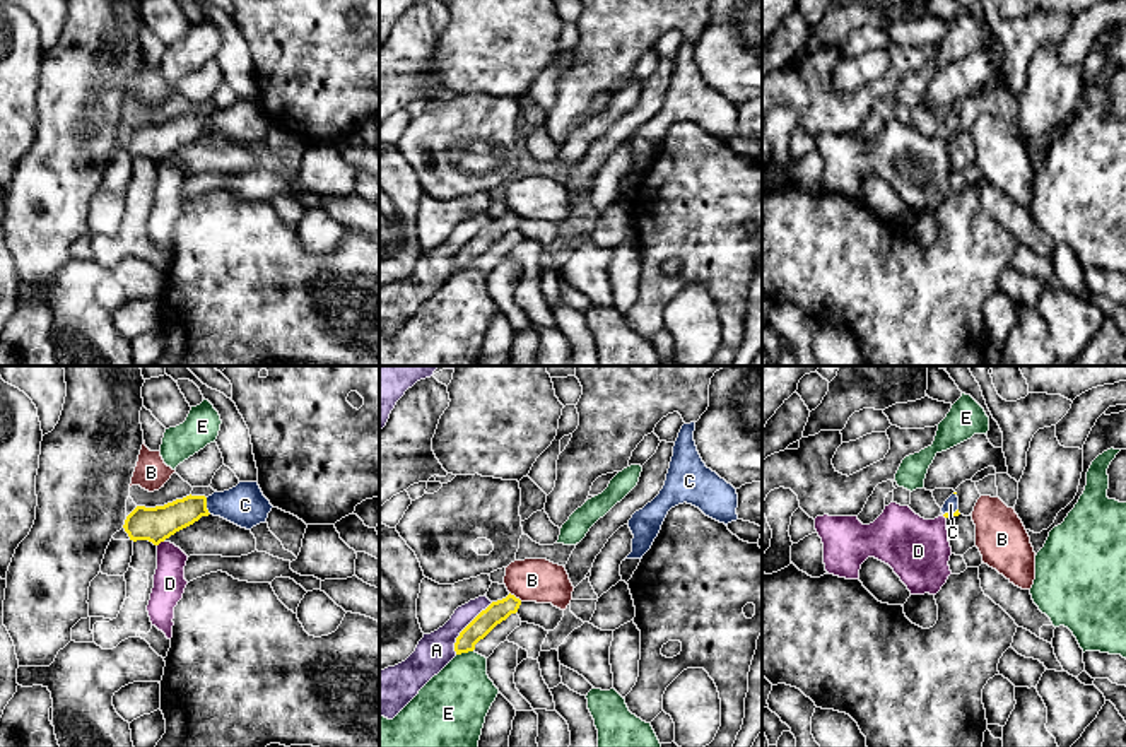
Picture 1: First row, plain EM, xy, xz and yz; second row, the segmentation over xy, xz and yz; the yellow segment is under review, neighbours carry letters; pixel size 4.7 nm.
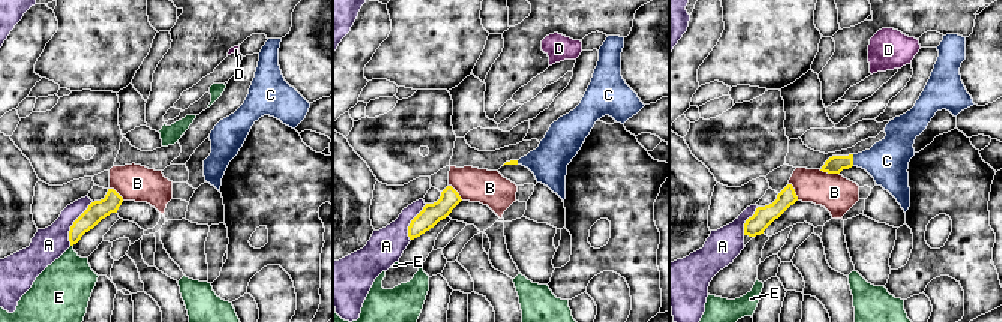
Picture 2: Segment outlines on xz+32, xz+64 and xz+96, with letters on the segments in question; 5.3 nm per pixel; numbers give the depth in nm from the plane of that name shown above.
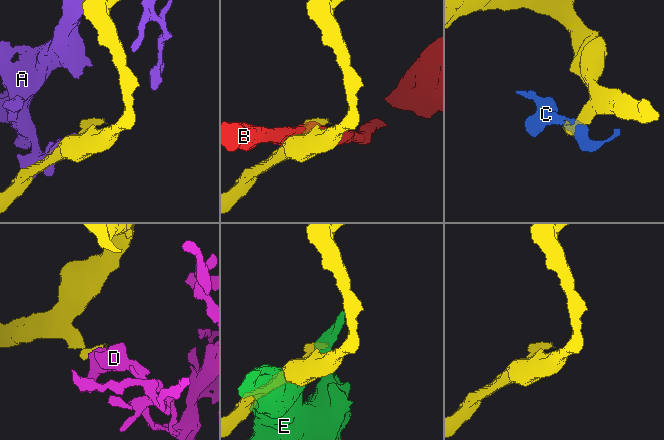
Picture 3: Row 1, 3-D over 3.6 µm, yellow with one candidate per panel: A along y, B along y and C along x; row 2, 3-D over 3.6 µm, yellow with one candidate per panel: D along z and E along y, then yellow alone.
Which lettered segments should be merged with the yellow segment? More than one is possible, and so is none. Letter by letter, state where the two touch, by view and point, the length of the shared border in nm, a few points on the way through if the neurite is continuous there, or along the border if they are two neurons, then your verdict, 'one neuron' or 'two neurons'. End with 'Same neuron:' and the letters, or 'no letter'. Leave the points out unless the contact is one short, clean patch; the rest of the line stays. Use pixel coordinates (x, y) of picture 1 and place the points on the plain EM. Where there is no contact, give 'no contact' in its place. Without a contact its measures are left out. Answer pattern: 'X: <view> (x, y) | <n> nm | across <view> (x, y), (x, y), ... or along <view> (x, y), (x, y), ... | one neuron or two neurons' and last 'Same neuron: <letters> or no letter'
A: xz (465, 245) | 300 nm | two neurons
B: xz (515, 214) | 80 nm | two neurons
C: xy (205, 123) | 80 nm | across xy (158, 141), (195, 123), (205, 123), (245, 122) | one neuron
D: xy (159, 159) | 40 nm | along xy (163, 158), (158, 163) | two neurons
E: xz (463, 269) | 80 nm | two neurons
Same neuron: C

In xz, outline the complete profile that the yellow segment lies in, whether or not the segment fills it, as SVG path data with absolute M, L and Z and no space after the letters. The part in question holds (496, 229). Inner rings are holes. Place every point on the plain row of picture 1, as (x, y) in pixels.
M507 212L502 217L492 219L482 227L456 255L456 272L475 267L475 262L484 256L497 241L506 238L511 231L516 231L521 217L514 212Z

